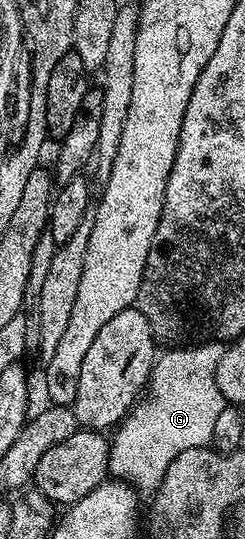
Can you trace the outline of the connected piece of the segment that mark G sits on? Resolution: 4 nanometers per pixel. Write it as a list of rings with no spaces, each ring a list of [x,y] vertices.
[[[210,340],[196,349],[171,347],[168,353],[160,352],[156,356],[145,392],[119,422],[115,437],[110,438],[112,478],[122,479],[140,494],[153,495],[159,490],[169,463],[173,463],[181,451],[211,445],[213,427],[225,407],[217,387],[217,363],[221,363],[225,345],[222,340]]]

